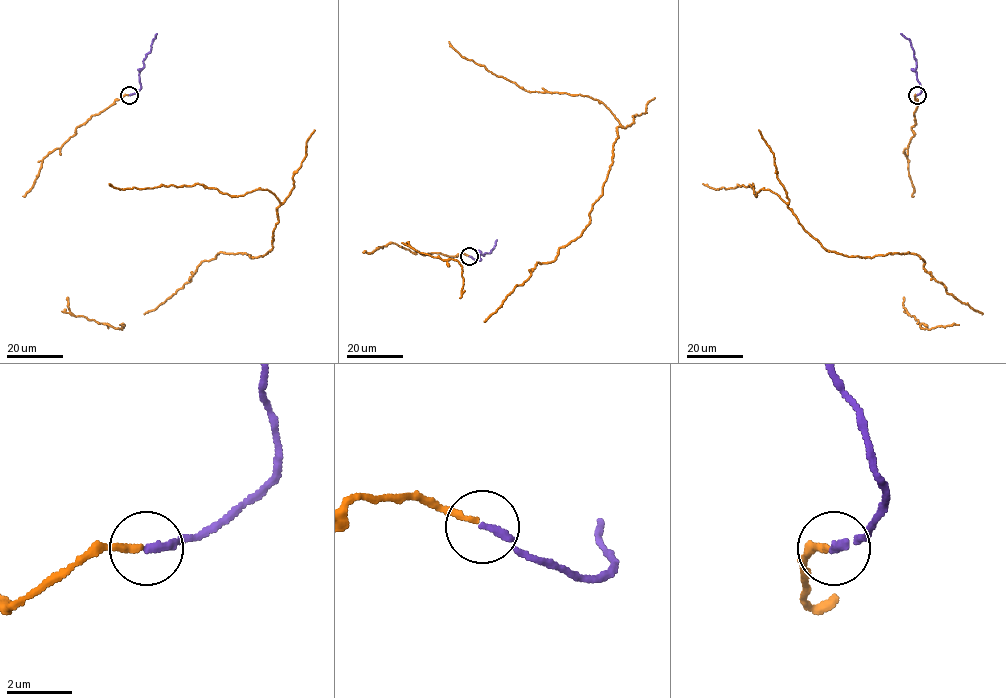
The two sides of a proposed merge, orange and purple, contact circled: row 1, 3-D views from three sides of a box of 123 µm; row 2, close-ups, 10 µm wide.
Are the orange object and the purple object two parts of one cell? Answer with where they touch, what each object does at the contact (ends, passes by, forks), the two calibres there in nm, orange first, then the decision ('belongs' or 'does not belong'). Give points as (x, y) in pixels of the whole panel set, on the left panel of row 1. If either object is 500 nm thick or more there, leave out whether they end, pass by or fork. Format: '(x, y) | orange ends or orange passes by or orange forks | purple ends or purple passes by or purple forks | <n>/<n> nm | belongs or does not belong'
(129, 95) | orange ends | purple ends | 180/240 nm | belongs

